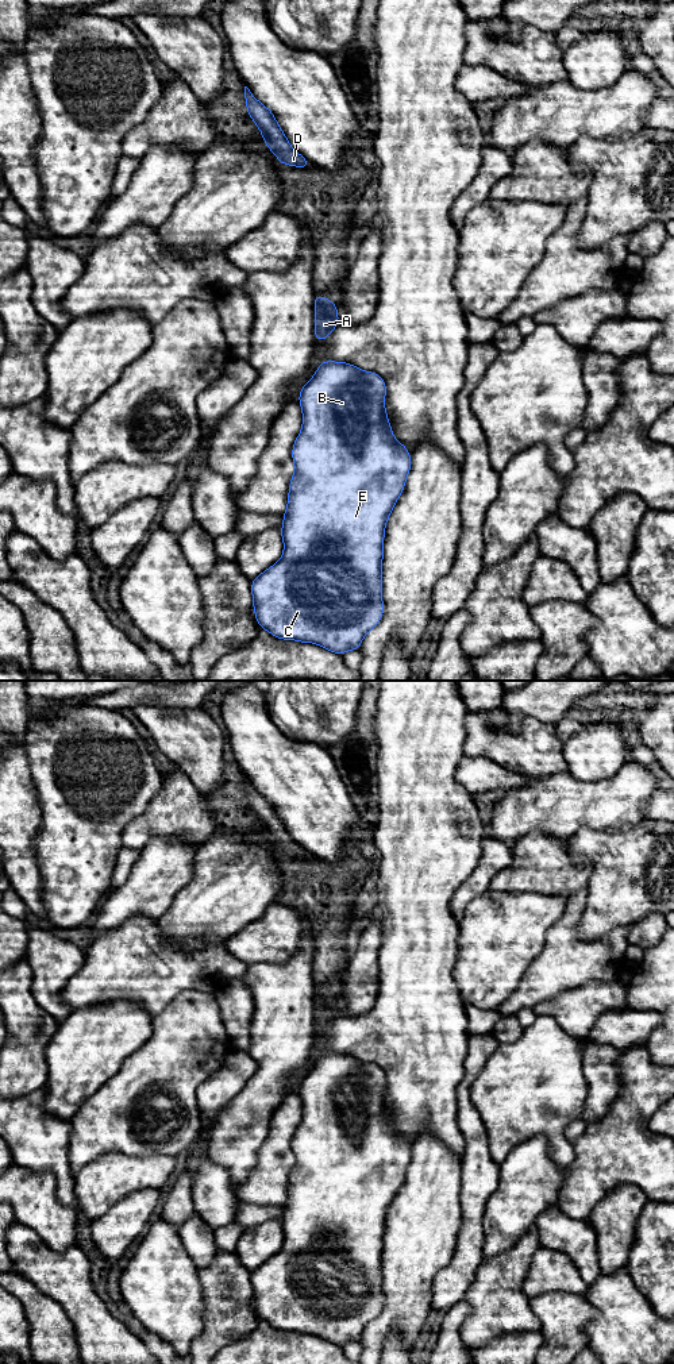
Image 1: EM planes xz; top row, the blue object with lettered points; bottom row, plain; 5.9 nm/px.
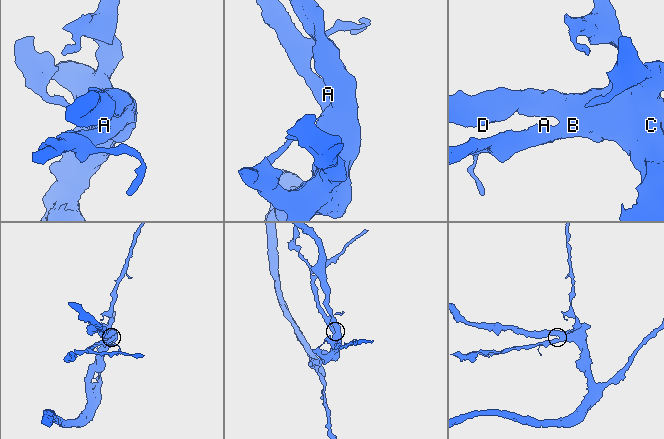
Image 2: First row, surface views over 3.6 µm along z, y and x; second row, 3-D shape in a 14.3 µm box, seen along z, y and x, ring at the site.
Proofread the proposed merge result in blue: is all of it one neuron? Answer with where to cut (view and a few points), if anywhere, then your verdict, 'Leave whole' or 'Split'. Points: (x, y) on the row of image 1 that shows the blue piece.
No split. Leave whole

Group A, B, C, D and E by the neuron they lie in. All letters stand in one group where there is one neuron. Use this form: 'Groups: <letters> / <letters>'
Groups: A B C D E

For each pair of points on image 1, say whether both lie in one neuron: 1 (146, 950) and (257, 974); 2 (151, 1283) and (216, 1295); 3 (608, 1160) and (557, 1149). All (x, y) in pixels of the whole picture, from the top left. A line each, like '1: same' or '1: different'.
1: different
2: different
3: different

